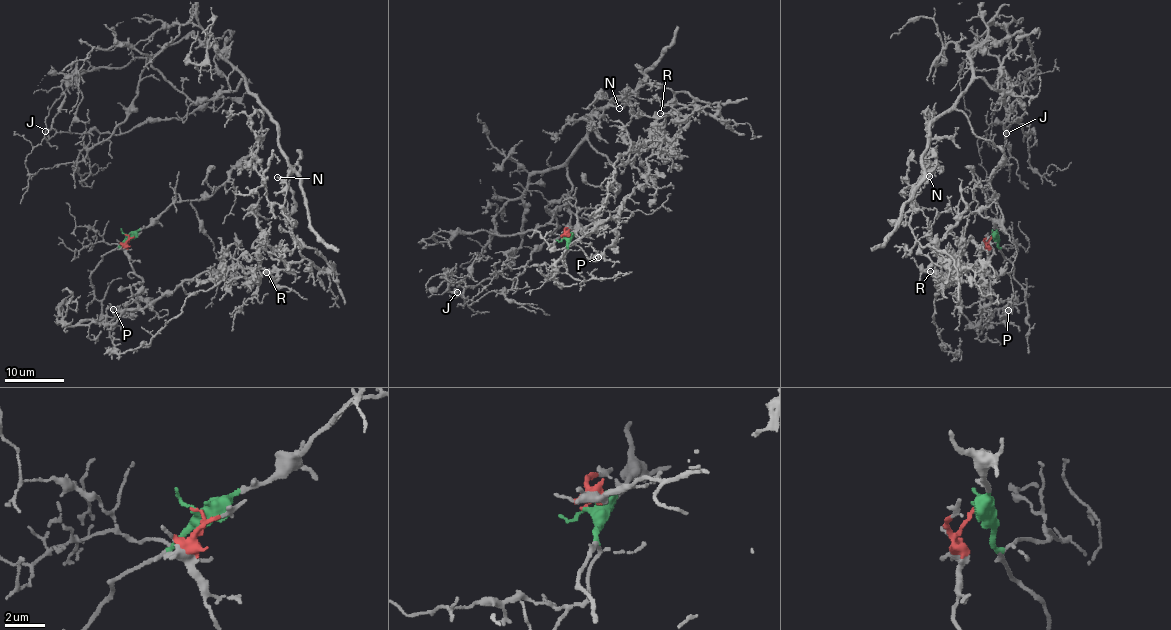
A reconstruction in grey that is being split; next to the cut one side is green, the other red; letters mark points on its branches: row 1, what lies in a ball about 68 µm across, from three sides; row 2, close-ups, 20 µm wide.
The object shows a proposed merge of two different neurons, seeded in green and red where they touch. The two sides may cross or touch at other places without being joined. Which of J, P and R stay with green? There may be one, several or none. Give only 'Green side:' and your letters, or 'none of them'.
Green side: J

